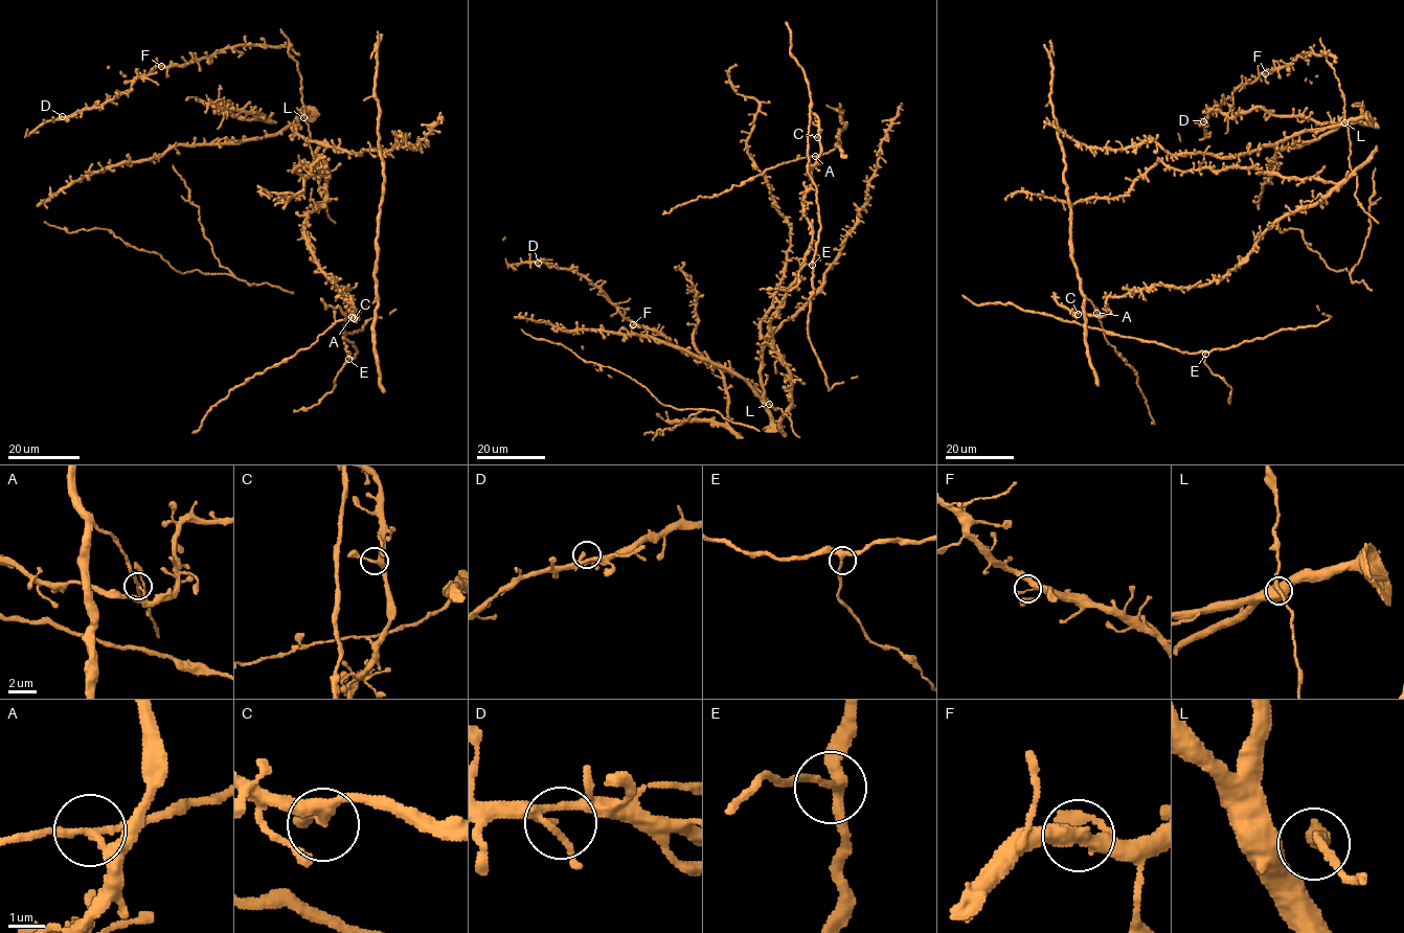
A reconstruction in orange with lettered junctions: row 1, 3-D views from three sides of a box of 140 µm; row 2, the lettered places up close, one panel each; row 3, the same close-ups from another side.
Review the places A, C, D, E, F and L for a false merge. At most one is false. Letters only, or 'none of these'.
A

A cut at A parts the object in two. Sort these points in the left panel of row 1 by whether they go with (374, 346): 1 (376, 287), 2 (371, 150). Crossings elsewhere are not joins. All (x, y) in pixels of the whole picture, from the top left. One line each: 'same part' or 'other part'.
1: same part
2: other part

